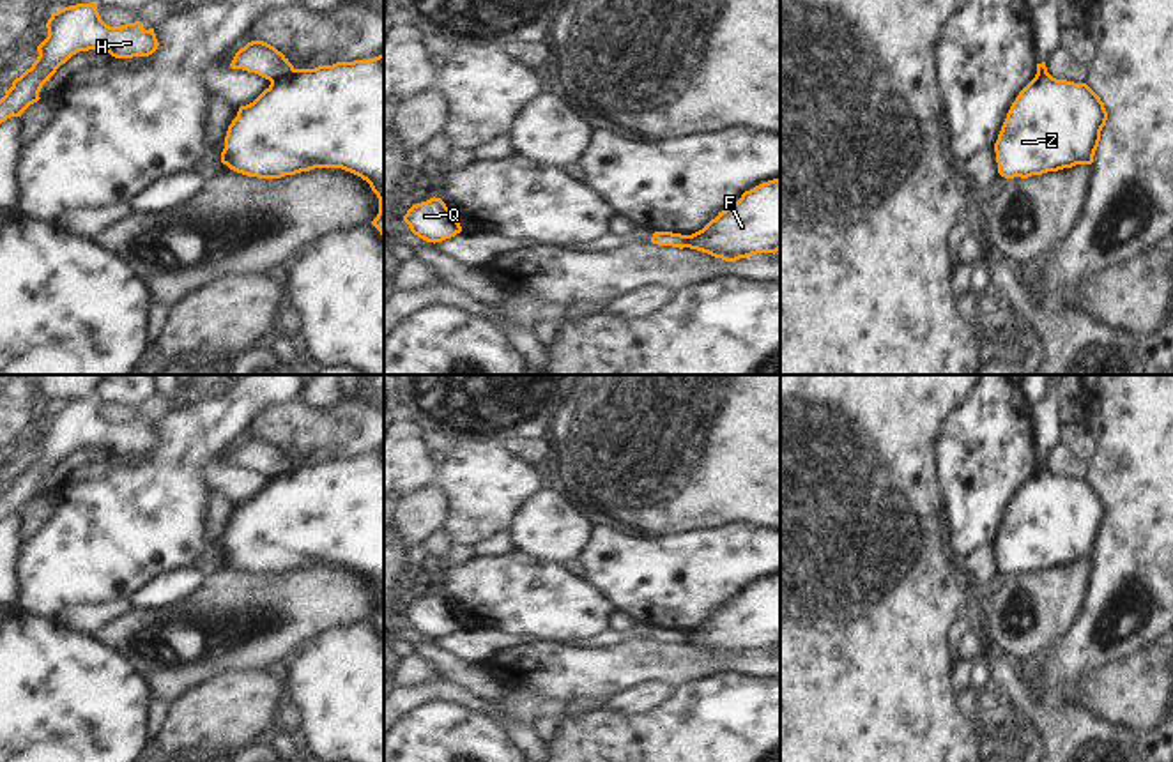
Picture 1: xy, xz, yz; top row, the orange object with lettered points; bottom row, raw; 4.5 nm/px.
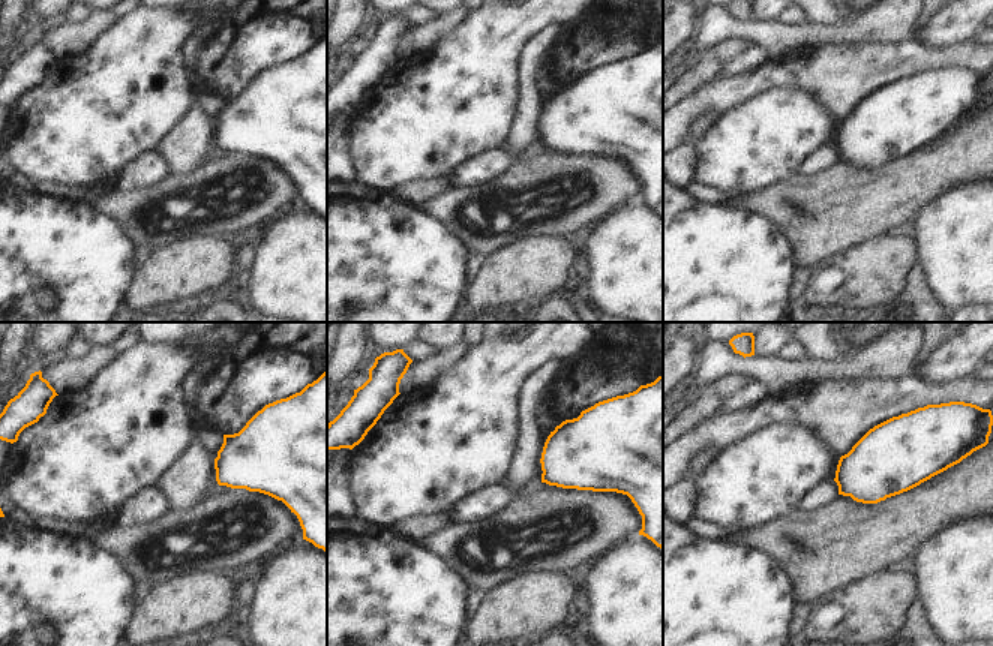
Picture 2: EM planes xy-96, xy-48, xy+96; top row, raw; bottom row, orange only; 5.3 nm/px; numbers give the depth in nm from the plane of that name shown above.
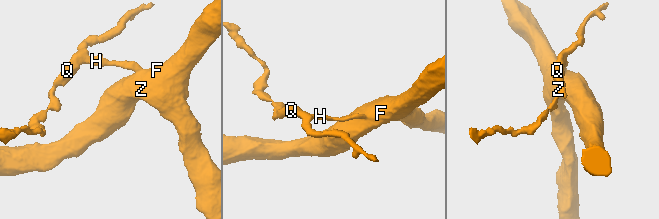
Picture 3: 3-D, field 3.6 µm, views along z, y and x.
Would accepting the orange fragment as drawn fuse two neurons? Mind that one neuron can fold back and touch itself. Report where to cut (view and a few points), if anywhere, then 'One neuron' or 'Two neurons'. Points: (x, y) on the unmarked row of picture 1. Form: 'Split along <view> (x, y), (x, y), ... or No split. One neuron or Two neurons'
Split along xy (294, 465), (271, 480). Two neurons.

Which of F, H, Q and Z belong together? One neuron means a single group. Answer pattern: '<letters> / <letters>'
F Z / H Q

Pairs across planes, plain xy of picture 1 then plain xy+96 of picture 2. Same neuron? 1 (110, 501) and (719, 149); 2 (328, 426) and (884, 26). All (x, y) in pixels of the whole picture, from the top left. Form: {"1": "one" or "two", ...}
{"1": "one", "2": "one"}

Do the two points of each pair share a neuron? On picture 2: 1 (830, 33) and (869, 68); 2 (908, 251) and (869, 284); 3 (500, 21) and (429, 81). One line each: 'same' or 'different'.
1: different
2: same
3: same

